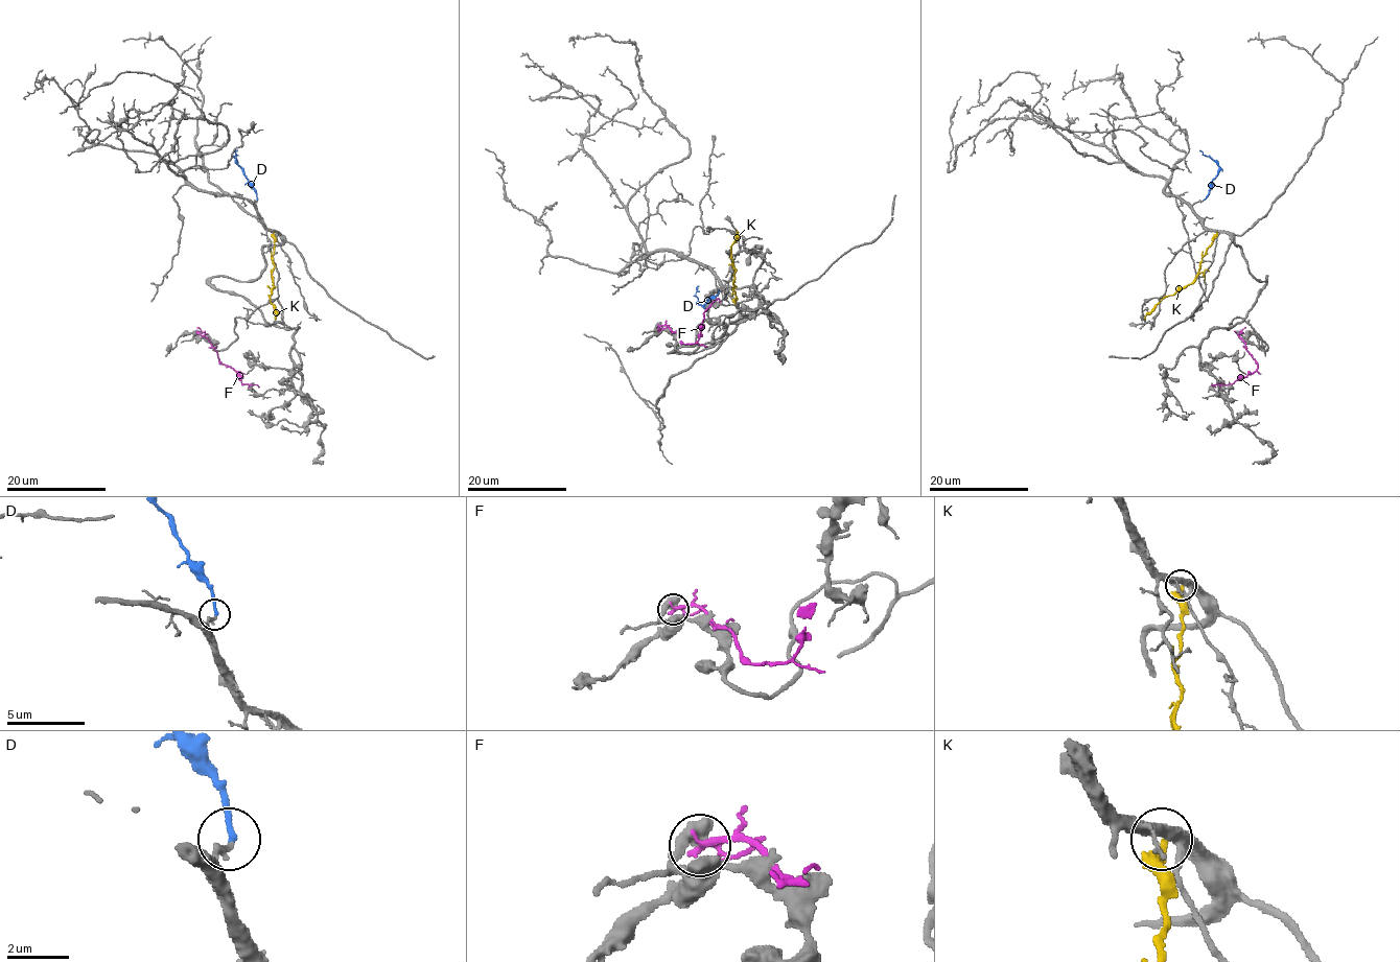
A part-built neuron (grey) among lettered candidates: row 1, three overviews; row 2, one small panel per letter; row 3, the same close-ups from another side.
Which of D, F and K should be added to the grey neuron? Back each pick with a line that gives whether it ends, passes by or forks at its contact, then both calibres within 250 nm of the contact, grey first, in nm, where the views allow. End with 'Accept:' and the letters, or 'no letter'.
D: it ends there; 190 nm thick on the grey side, 160 nm on the other
Accept: D

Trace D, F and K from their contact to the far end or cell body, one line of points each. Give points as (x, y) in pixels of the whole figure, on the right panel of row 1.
D: (1204, 198), (1218, 165), (1199, 150)
F: (1239, 333), (1257, 369), (1232, 383), (1212, 384), (1216, 388)
K: (1216, 232), (1203, 257), (1196, 278), (1165, 296), (1144, 319)

